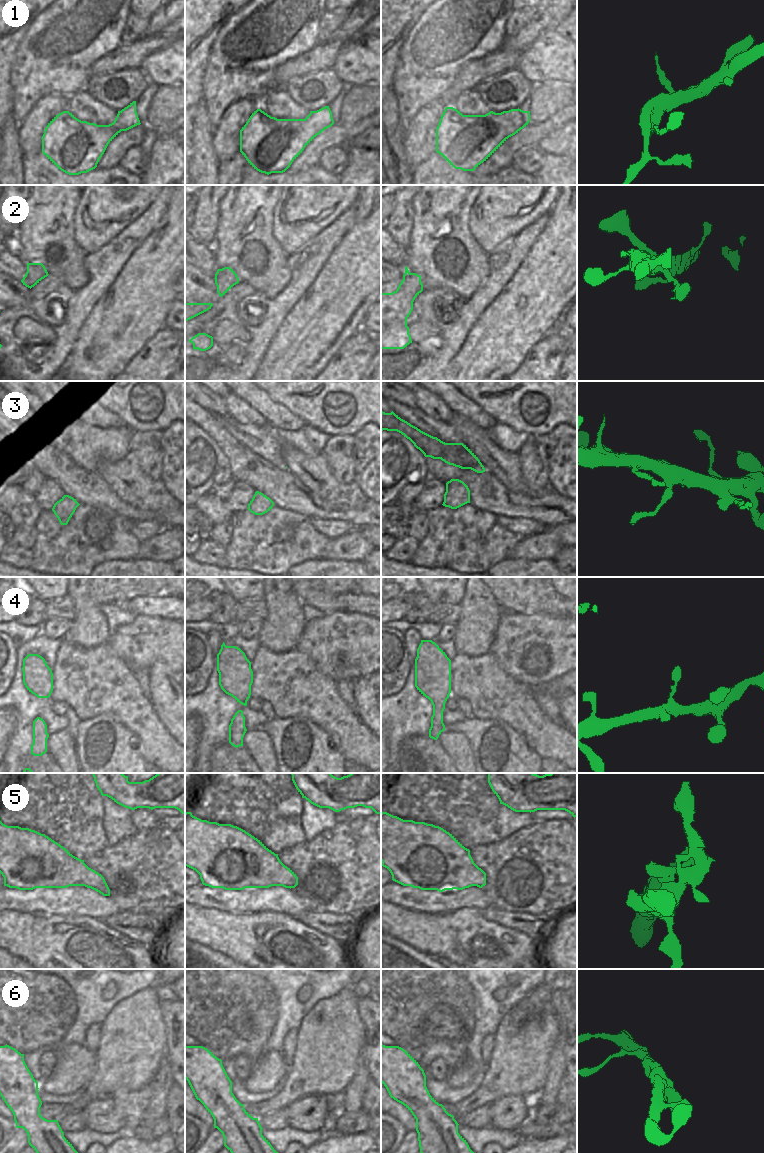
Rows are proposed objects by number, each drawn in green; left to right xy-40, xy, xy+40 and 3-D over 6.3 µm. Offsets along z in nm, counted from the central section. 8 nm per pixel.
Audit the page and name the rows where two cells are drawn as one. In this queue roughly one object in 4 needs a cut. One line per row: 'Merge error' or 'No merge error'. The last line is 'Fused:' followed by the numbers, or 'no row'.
1: No merge error
2: No merge error
3: No merge error
4: No merge error
5: No merge error
6: No merge error
Fused: no row.

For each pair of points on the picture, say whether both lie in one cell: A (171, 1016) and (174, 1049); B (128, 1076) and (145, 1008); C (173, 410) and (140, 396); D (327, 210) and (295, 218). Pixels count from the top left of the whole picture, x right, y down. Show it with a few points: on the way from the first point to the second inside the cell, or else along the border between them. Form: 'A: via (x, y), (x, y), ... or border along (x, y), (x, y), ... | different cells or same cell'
A: via (171, 1024), (172, 1041) | same cell
B: via (128, 1059), (133, 1043), (135, 1025) | same cell
C: via (165, 402), (159, 396), (148, 396) | same cell
D: via (319, 212), (303, 212) | same cell

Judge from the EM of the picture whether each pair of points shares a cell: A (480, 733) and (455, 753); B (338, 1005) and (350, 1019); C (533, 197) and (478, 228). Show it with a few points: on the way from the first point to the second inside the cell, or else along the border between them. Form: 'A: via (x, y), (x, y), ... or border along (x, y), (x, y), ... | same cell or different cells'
A: border along (448, 729), (461, 732), (466, 737), (475, 762) | different cells
B: via (341, 1008), (347, 1016) | same cell
C: via (519, 197), (514, 197), (492, 219) | same cell

